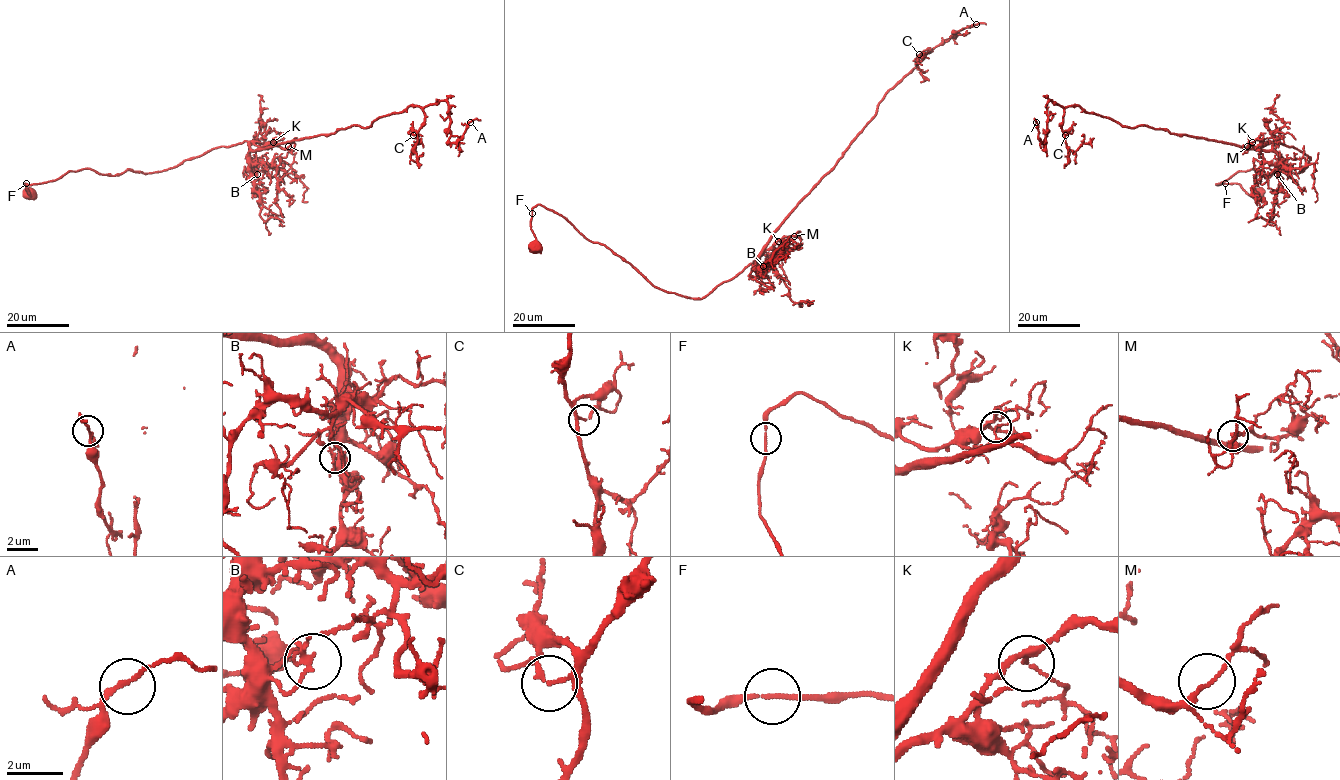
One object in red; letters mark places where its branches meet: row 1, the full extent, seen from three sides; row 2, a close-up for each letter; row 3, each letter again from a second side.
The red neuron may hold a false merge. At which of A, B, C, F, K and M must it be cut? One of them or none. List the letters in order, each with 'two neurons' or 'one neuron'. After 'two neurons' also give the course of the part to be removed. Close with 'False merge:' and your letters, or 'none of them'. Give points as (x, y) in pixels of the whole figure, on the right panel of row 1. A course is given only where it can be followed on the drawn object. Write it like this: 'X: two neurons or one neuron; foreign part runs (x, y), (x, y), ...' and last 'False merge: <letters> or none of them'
A: one neuron
B: one neuron
C: one neuron
F: one neuron
K: one neuron
M: one neuron
False merge: none of them

